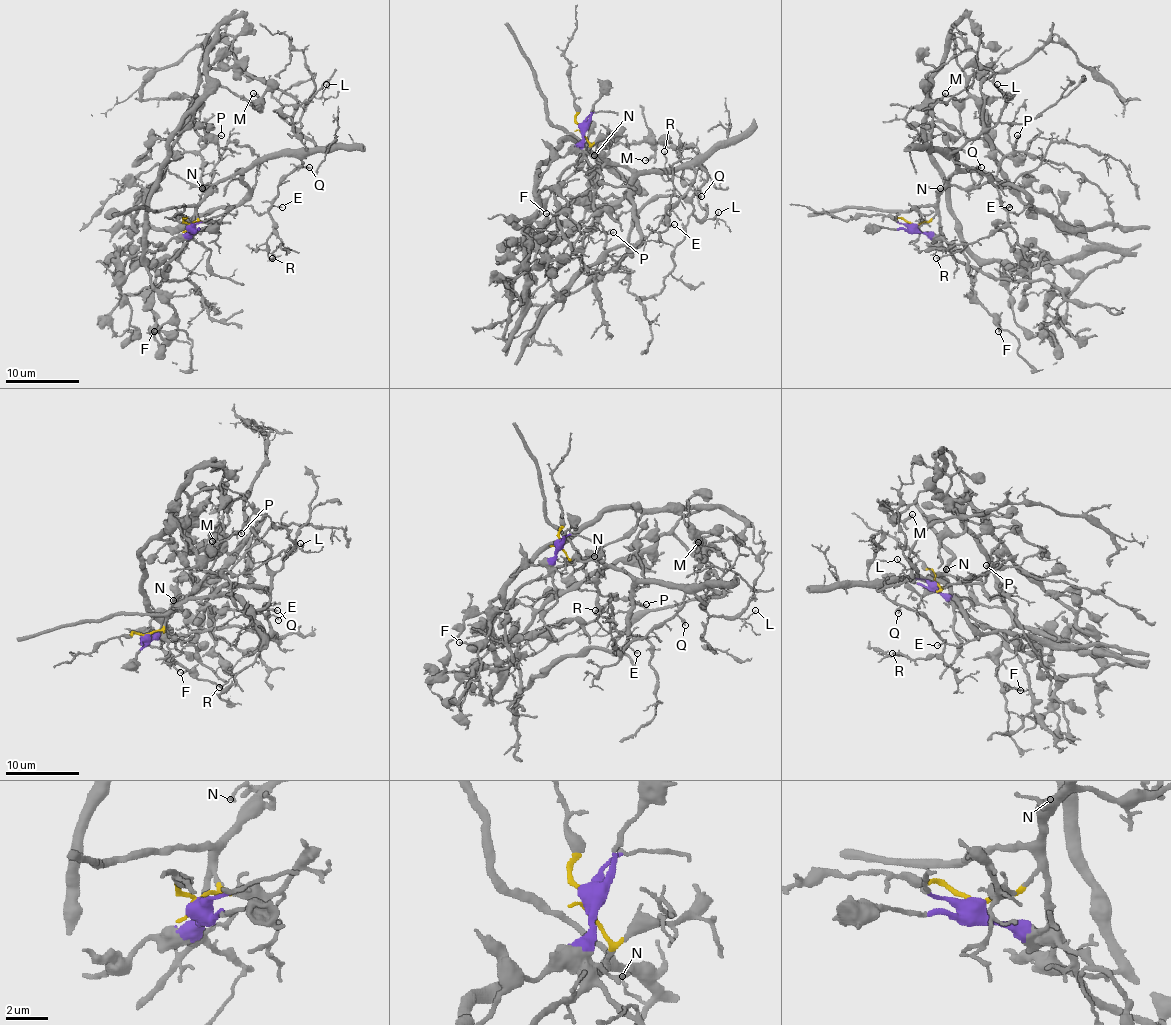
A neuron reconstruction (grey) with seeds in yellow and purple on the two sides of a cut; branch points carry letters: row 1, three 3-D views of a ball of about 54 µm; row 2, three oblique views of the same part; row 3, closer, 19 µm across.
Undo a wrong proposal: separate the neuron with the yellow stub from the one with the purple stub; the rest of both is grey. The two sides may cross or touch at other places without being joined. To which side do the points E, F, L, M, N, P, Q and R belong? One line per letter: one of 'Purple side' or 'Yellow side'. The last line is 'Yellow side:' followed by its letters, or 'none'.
E: Yellow side
F: Purple side
L: Yellow side
M: Purple side
N: Yellow side
P: Yellow side
Q: Yellow side
R: Yellow side
Yellow side: E, L, N, P, Q, R

